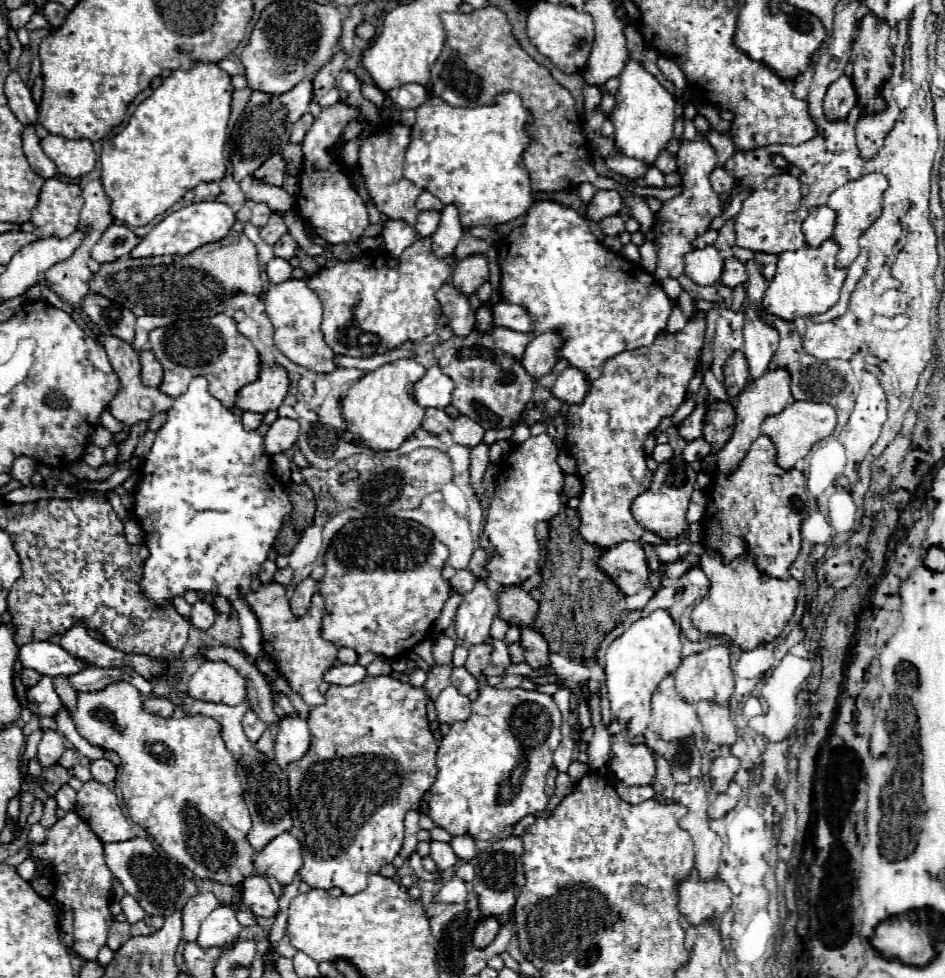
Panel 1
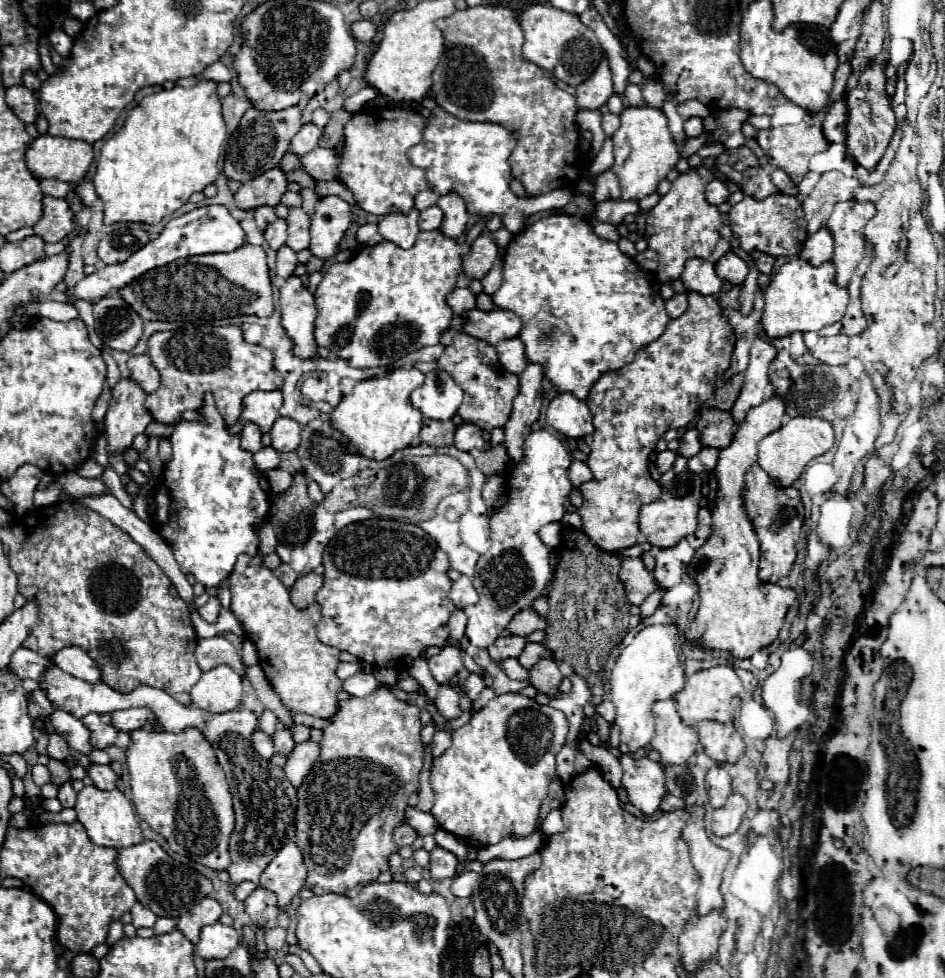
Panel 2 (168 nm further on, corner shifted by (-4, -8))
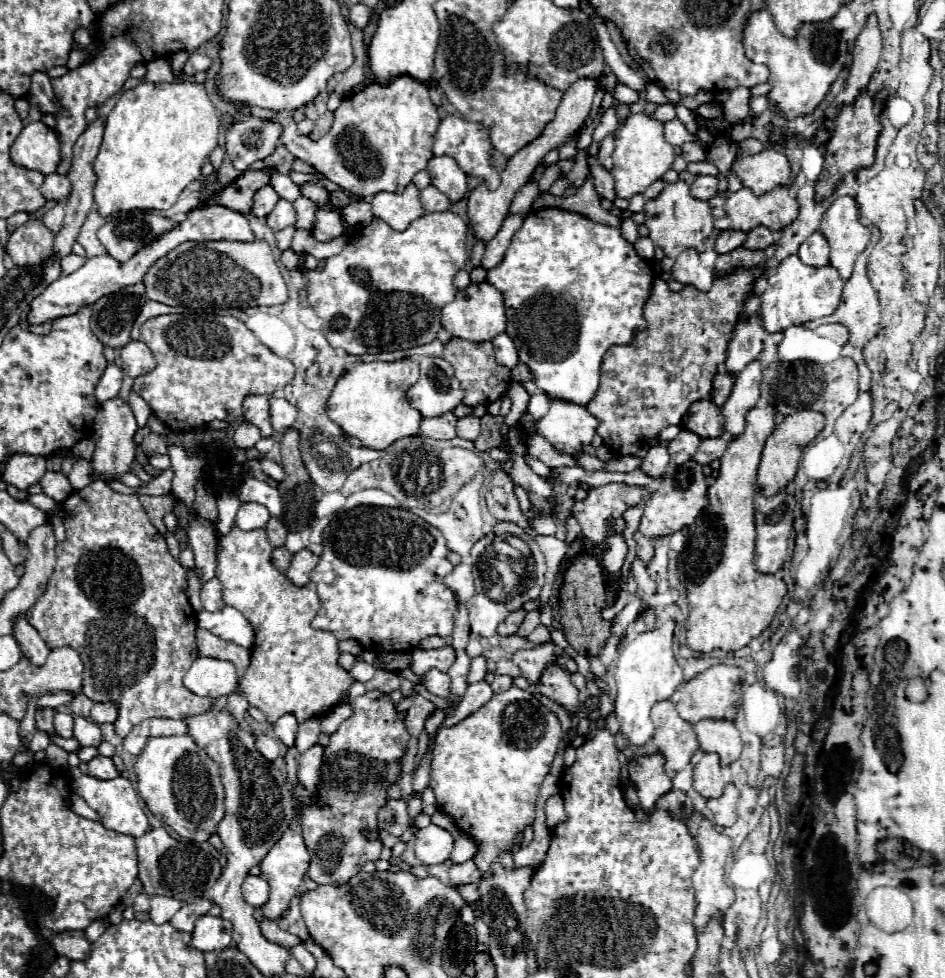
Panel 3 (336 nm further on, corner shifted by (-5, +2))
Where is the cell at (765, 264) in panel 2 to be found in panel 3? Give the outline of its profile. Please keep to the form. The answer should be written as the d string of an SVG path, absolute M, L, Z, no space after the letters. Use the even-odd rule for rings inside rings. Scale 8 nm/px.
M754 228L752 232L748 232L748 240L746 240L746 248L748 250L766 250L768 246L772 246L778 241L780 235L776 236L776 232L770 232L768 228Z

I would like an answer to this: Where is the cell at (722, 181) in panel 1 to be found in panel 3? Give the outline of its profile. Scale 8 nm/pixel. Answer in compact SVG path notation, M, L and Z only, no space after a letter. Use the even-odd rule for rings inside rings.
M696 176L692 182L692 196L698 200L710 200L718 194L718 178L716 176Z

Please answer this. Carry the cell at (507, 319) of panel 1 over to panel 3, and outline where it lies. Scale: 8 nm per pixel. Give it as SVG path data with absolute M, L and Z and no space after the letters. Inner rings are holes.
M488 282L482 284L470 284L468 288L460 290L448 306L442 308L442 326L456 338L480 342L480 340L492 340L500 332L506 330L506 306L504 298L496 288L492 288Z

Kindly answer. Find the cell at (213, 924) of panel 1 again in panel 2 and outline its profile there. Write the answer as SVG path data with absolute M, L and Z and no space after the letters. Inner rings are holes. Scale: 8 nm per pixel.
M221 922L203 926L201 940L195 946L195 956L203 960L227 958L241 942L239 932L233 926L223 926Z

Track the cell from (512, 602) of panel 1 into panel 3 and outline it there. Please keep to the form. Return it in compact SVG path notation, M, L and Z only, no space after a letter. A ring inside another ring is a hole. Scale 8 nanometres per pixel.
M516 610L516 612L512 612L512 616L508 616L500 626L498 626L498 634L500 636L512 636L516 630L518 630L518 626L522 624L522 620L524 620L524 616L526 616L526 610Z

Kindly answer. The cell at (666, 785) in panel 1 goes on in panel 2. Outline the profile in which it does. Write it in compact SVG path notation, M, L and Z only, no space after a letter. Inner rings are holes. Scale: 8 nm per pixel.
M667 794L665 798L663 798L663 802L661 802L661 806L659 806L663 812L669 812L669 810L677 810L677 808L685 808L685 802L683 802L683 798L675 798L675 796L671 796L671 794Z

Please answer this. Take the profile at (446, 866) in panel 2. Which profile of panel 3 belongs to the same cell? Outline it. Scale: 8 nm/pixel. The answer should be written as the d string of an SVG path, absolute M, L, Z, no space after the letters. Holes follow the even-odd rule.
M430 824L428 828L422 828L416 834L416 856L426 866L446 862L450 858L452 848L454 848L454 840L450 832L446 832L440 826Z

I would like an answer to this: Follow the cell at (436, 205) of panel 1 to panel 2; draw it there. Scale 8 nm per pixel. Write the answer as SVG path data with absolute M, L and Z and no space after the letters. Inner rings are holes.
M425 188L415 196L415 208L417 210L425 210L425 208L435 206L435 204L437 204L437 194L431 188Z

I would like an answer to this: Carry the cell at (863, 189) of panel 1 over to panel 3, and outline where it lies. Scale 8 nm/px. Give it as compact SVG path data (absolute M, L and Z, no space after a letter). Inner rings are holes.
M840 196L822 216L824 236L830 244L830 264L848 280L856 256L868 246L870 230L860 222L860 206L852 196Z

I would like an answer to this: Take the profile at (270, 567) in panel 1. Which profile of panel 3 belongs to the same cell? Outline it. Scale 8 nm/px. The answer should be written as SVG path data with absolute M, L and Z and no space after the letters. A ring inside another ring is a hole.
M270 518L268 526L266 526L266 534L268 534L268 540L270 540L270 544L272 544L274 548L284 546L284 542L286 542L286 528L282 526L282 522Z

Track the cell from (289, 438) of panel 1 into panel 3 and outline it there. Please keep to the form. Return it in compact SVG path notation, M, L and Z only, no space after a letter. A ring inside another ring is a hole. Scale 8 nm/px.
M270 398L270 418L272 418L272 428L278 436L282 436L286 430L294 428L298 410L288 404L286 400L280 398Z

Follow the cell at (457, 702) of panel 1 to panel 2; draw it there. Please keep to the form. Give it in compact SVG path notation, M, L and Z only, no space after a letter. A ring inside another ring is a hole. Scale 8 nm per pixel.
M443 684L437 690L437 698L435 698L435 706L441 712L443 718L457 718L461 716L461 708L459 708L459 694L449 686Z

